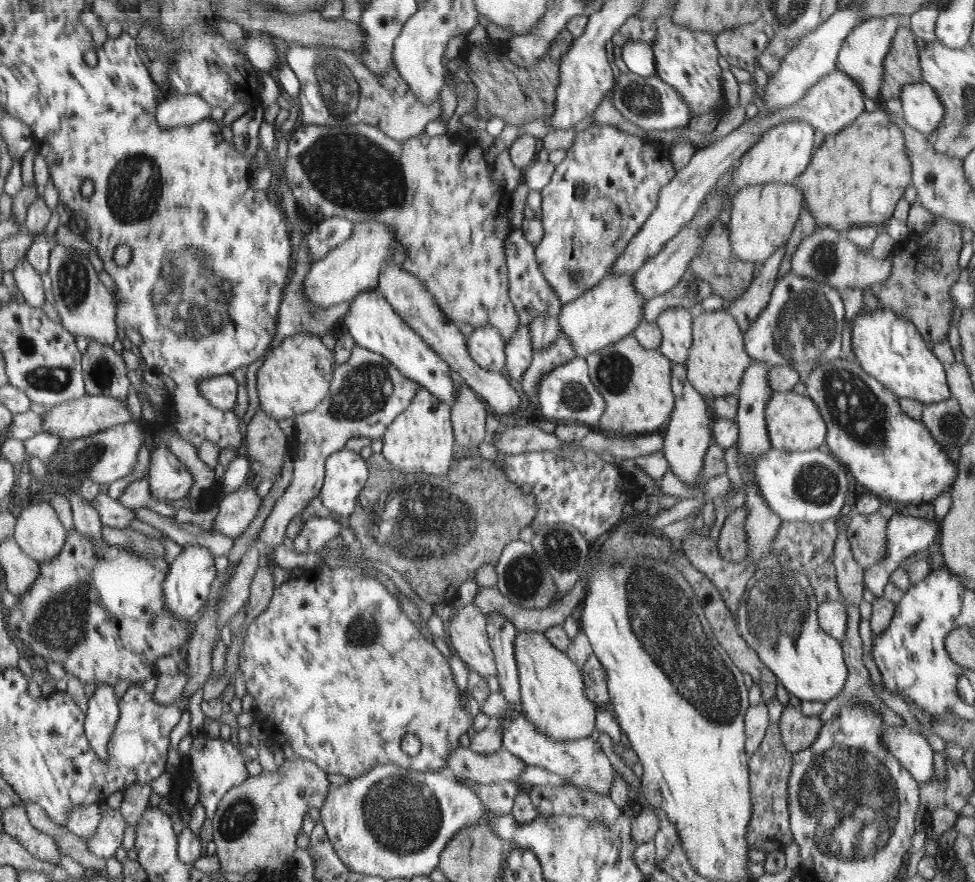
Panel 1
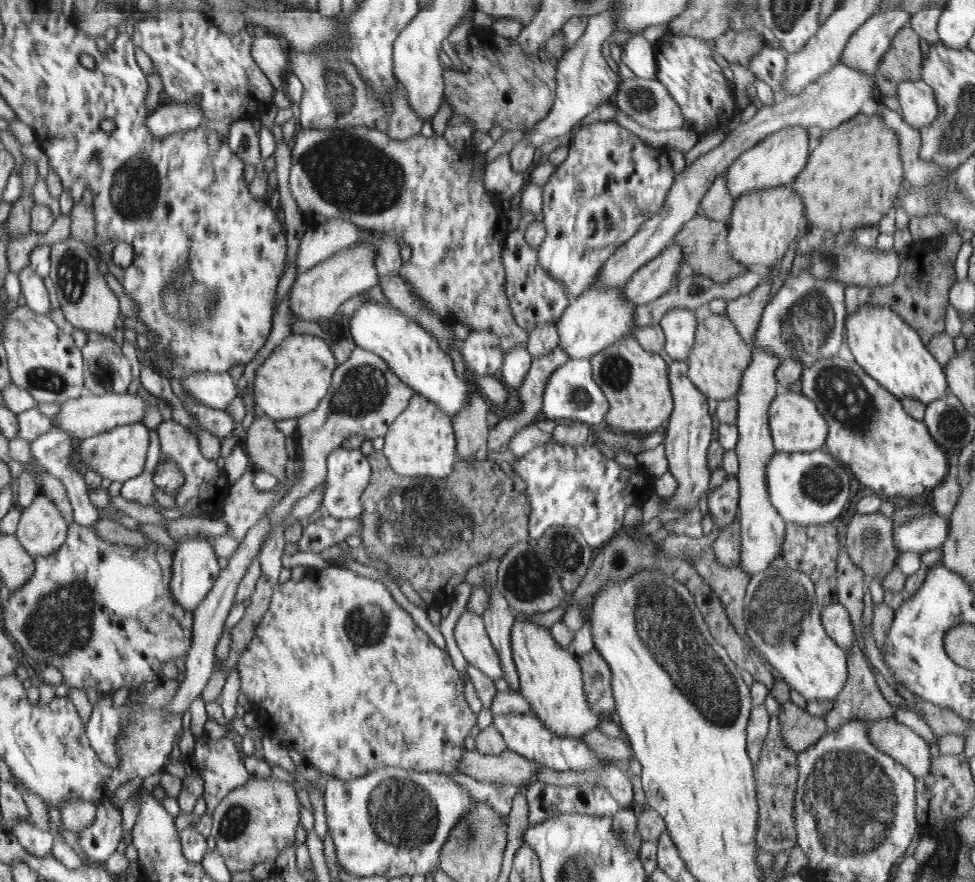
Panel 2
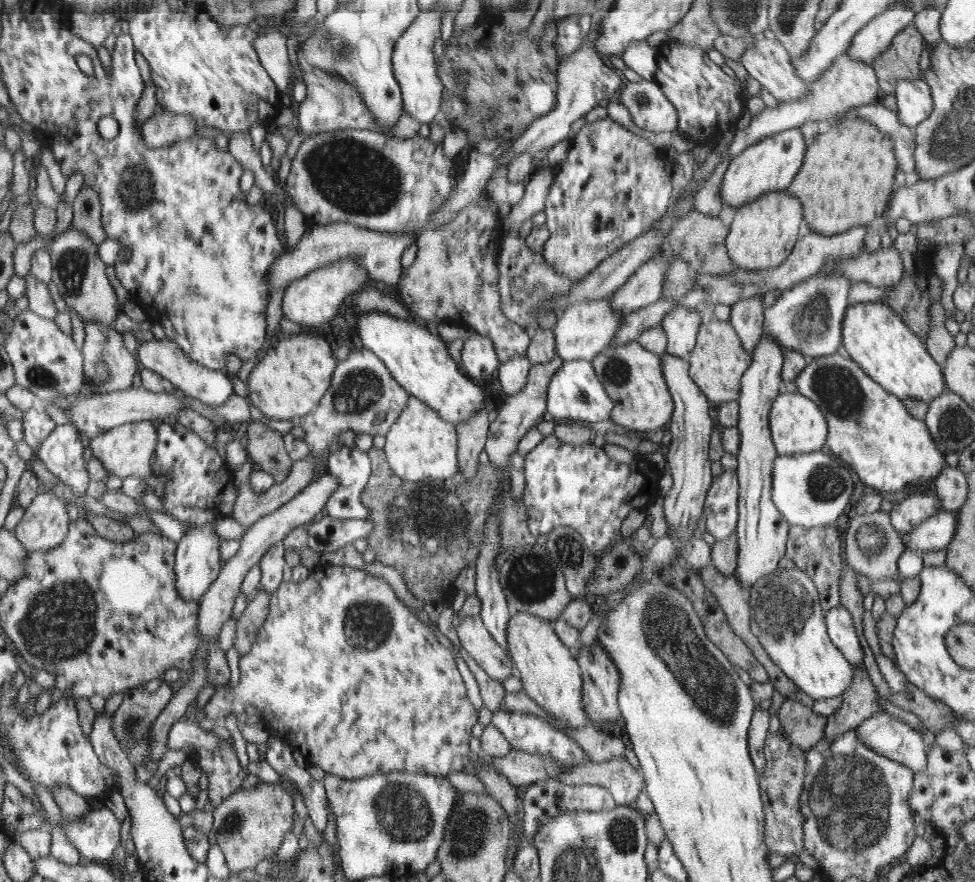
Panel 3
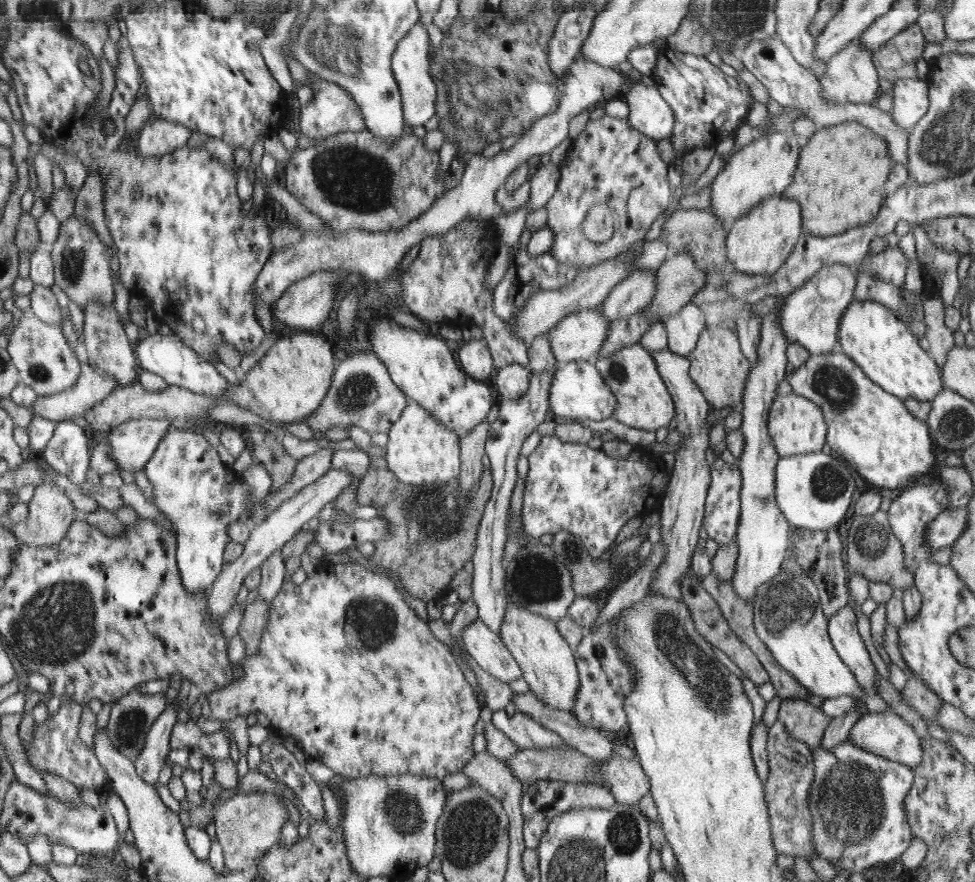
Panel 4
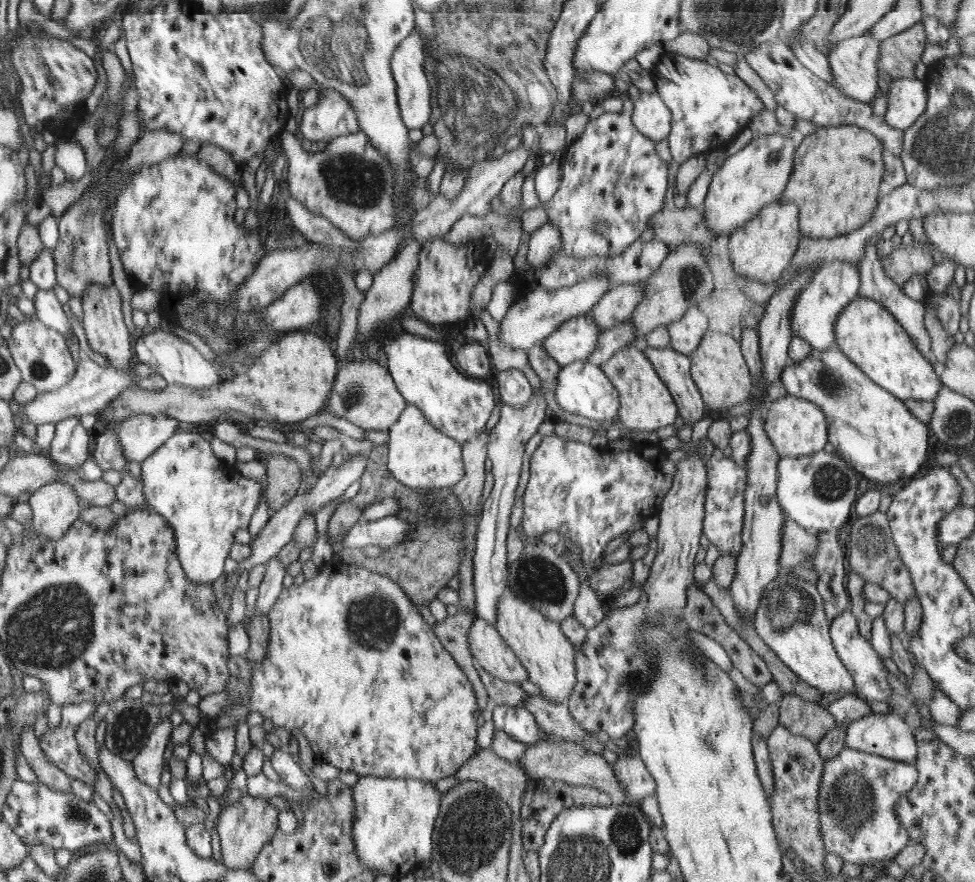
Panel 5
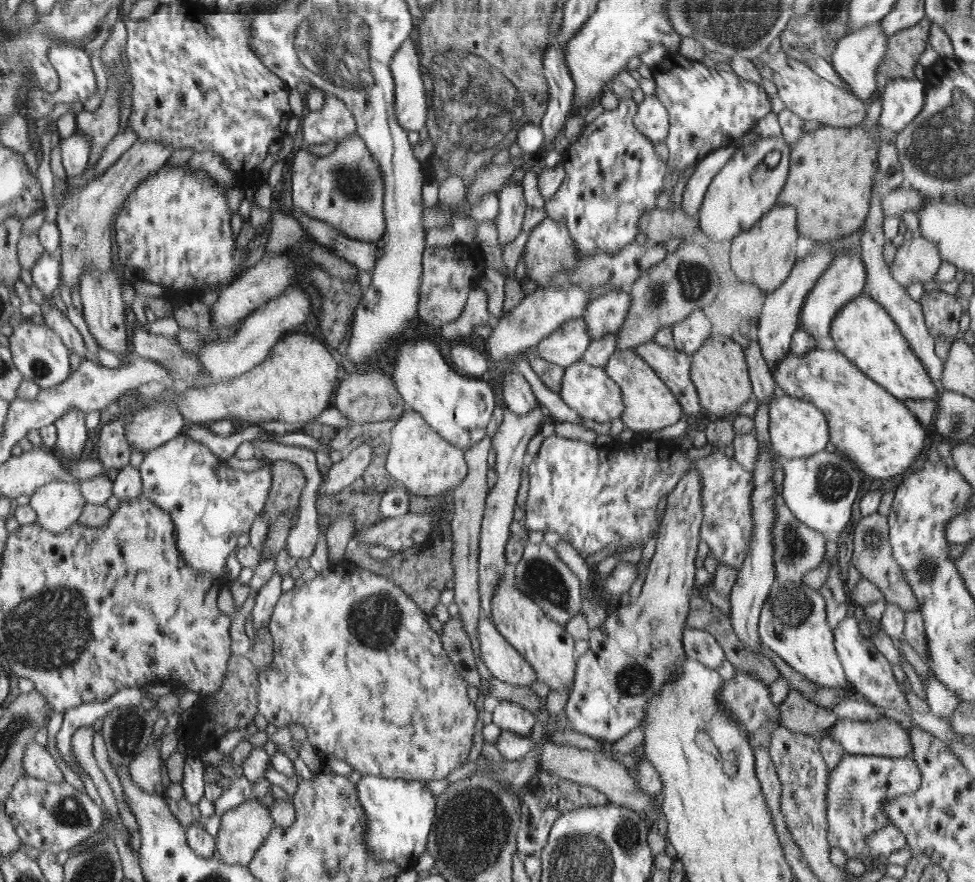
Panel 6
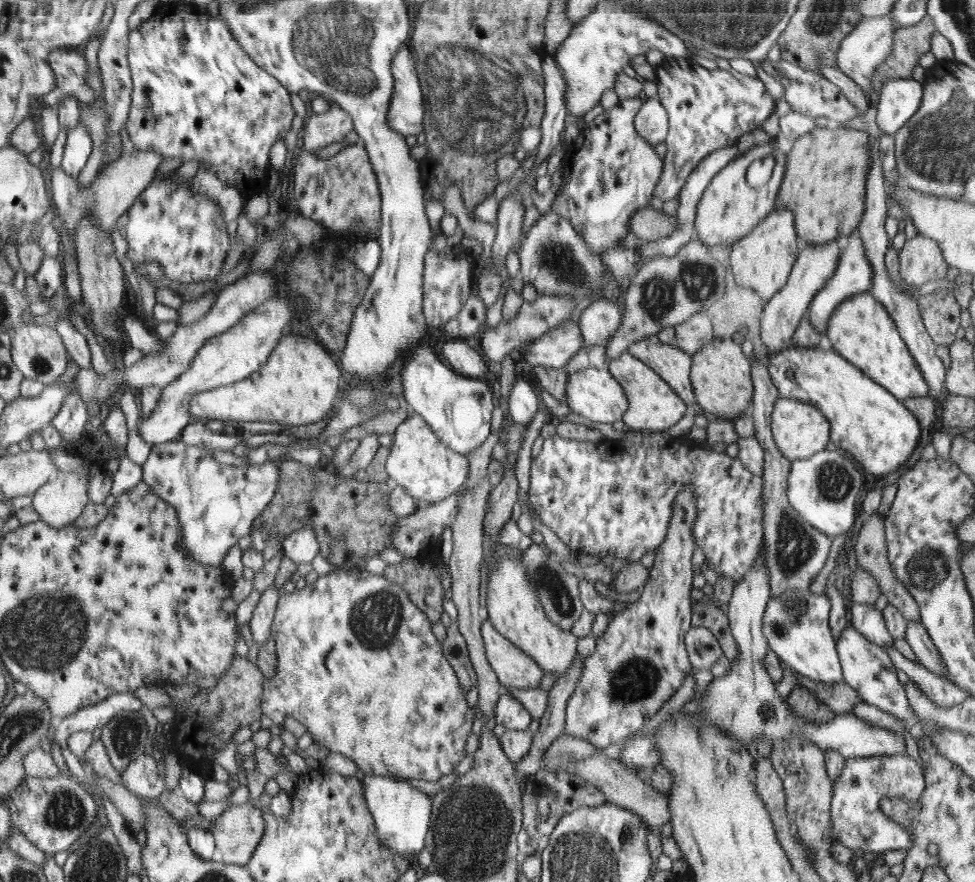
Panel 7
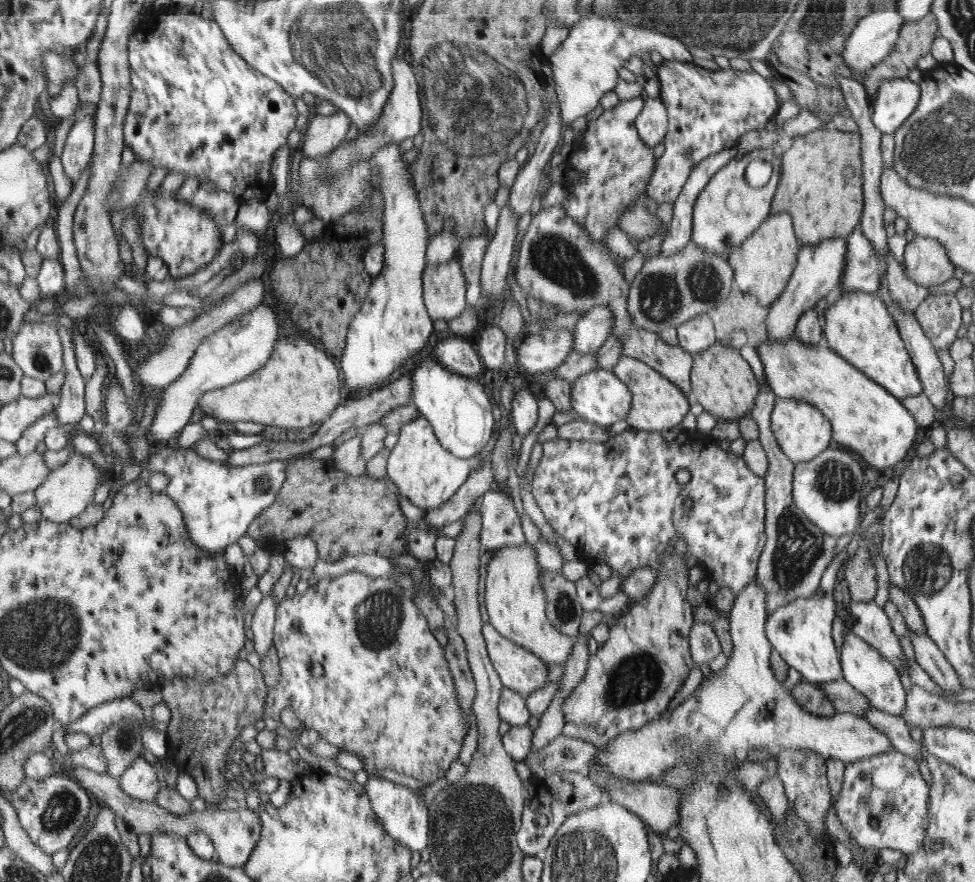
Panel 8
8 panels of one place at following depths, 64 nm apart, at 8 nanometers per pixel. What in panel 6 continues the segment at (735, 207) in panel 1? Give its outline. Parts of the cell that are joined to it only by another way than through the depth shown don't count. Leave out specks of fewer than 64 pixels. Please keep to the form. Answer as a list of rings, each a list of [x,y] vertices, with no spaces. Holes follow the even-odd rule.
[[[777,204],[754,227],[732,239],[730,265],[736,278],[744,284],[756,284],[766,296],[782,286],[797,262],[797,212],[792,206]]]

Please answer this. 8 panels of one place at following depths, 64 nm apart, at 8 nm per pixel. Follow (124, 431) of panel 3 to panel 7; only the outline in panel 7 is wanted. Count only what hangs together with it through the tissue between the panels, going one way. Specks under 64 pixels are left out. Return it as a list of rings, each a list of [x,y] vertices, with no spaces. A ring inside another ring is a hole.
[[[280,294],[268,299],[243,316],[234,327],[221,335],[207,338],[203,347],[199,348],[198,355],[192,359],[189,369],[163,388],[150,416],[144,419],[143,415],[140,415],[140,436],[150,446],[179,439],[184,428],[190,424],[189,402],[194,395],[242,380],[266,364],[279,339],[288,331],[290,320],[294,318],[294,305],[289,301],[292,297],[294,296]]]

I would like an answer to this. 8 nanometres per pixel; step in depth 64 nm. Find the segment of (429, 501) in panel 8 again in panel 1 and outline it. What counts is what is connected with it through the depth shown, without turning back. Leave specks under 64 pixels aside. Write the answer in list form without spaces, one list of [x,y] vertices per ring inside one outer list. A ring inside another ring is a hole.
[[[420,387],[407,410],[387,427],[381,438],[382,454],[394,469],[403,473],[446,475],[452,462],[452,448],[454,448],[452,425],[450,424],[450,408],[446,406],[446,403]]]

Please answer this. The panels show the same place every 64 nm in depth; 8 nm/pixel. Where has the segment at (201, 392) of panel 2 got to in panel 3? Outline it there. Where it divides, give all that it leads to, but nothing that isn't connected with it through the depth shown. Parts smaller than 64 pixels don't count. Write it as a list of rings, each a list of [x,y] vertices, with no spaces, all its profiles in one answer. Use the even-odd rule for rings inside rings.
[[[170,339],[143,341],[139,343],[137,349],[138,356],[136,356],[136,359],[141,368],[157,372],[160,376],[169,380],[176,389],[181,389],[185,394],[198,398],[208,406],[220,406],[230,398],[231,394],[234,394],[234,385],[225,370],[212,370],[207,366],[198,364],[187,352],[179,347],[179,344]]]

